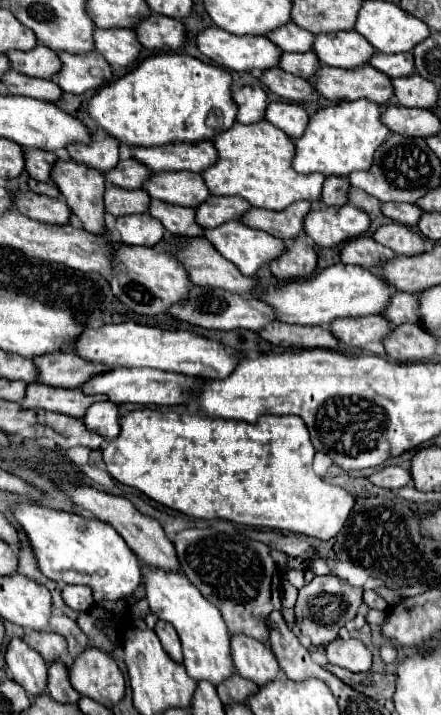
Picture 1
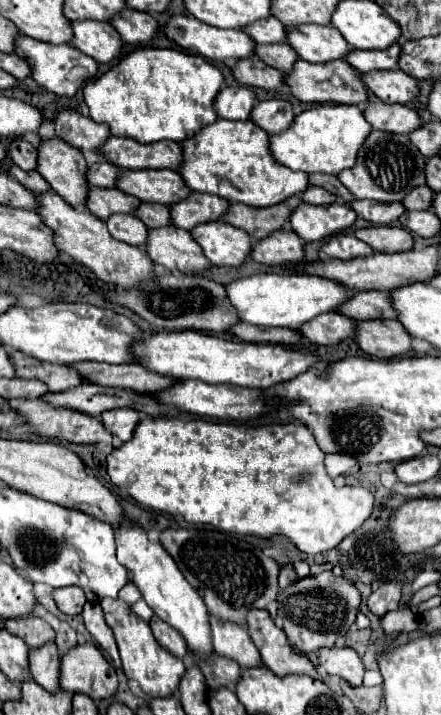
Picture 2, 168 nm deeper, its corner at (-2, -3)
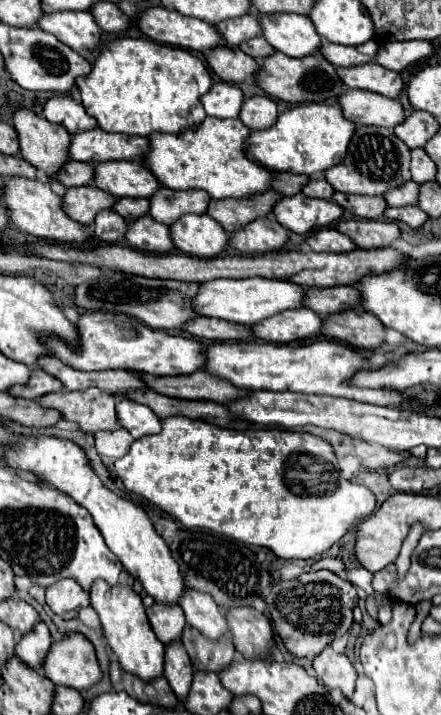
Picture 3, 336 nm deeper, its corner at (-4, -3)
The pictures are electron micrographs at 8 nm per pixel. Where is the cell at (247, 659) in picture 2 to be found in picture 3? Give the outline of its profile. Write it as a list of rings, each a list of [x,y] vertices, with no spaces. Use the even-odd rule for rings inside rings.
[[[185,586],[183,588],[183,600],[179,600],[179,606],[183,608],[187,622],[191,626],[195,626],[207,638],[217,640],[217,638],[227,634],[225,616],[211,596],[195,592],[193,588]]]

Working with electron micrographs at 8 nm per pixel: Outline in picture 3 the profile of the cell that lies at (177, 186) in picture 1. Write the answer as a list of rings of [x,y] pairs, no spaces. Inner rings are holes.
[[[137,160],[127,162],[107,162],[107,164],[91,164],[95,174],[93,182],[97,188],[111,192],[117,198],[149,198],[157,188],[161,188],[159,180],[139,164]]]

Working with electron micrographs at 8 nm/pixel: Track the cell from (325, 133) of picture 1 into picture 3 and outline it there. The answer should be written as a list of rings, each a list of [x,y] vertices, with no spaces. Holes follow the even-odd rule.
[[[299,104],[279,114],[277,122],[267,130],[253,130],[247,138],[247,152],[271,172],[289,172],[313,176],[339,164],[345,158],[347,144],[355,132],[355,124],[343,118],[339,106]]]

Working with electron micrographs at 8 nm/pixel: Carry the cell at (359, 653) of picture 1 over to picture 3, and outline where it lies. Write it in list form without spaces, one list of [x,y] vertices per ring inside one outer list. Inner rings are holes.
[[[325,648],[315,656],[313,668],[325,688],[339,688],[345,698],[351,698],[355,690],[357,672],[345,654],[337,654],[331,648]]]

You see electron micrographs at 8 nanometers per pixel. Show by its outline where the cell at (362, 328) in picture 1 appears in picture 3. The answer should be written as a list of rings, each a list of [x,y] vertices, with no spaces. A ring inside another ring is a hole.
[[[299,308],[299,312],[281,312],[279,316],[271,316],[271,320],[263,320],[263,324],[253,324],[251,336],[255,340],[287,344],[293,340],[319,336],[319,330],[321,318],[309,308]]]

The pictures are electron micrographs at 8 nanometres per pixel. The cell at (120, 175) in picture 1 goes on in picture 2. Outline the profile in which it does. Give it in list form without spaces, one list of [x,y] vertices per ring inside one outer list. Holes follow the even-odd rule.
[[[97,160],[89,166],[87,180],[91,186],[101,186],[101,188],[115,188],[115,182],[119,178],[121,170],[107,160]]]

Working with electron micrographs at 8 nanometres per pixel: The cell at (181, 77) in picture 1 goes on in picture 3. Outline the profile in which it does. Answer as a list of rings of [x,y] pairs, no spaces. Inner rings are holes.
[[[121,38],[101,44],[101,52],[93,62],[91,72],[77,78],[81,92],[81,102],[85,100],[85,110],[93,116],[101,130],[121,132],[131,136],[149,136],[151,132],[185,132],[195,128],[199,120],[207,114],[199,102],[199,96],[209,92],[211,74],[201,58],[195,58],[187,50],[163,46],[147,38]]]

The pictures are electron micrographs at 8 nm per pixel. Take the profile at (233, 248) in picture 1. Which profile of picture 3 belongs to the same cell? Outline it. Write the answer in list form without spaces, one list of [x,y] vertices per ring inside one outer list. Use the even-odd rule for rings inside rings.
[[[185,214],[169,226],[173,246],[189,256],[213,258],[219,256],[229,242],[219,222],[207,214]]]

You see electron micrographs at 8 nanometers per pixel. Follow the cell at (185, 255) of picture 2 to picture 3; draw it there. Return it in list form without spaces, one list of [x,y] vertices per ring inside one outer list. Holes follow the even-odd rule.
[[[143,216],[143,220],[133,220],[127,224],[125,240],[143,252],[167,254],[173,250],[169,226],[155,222],[151,216]]]

